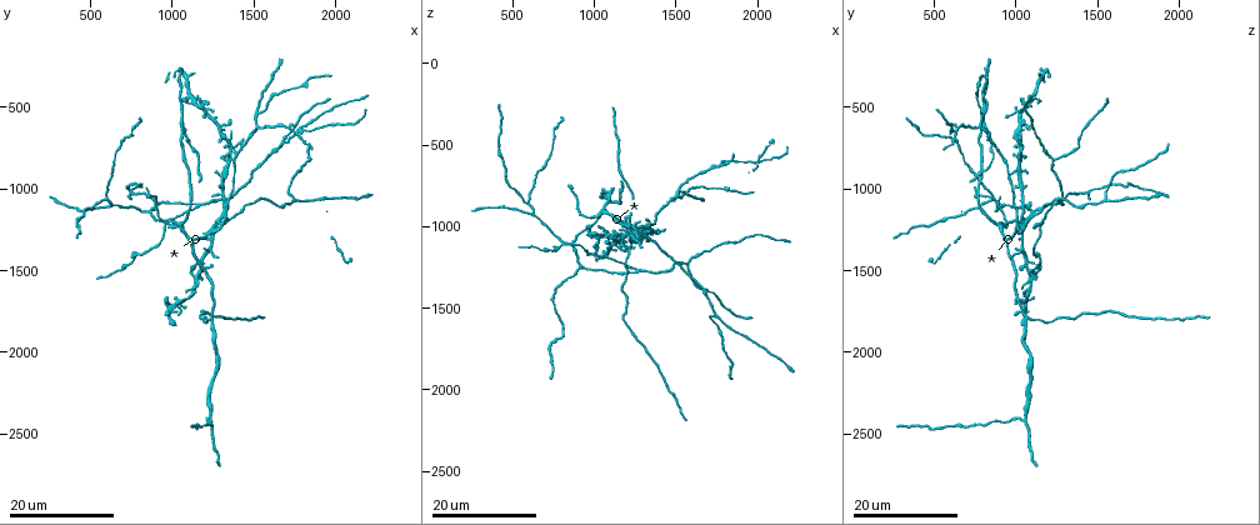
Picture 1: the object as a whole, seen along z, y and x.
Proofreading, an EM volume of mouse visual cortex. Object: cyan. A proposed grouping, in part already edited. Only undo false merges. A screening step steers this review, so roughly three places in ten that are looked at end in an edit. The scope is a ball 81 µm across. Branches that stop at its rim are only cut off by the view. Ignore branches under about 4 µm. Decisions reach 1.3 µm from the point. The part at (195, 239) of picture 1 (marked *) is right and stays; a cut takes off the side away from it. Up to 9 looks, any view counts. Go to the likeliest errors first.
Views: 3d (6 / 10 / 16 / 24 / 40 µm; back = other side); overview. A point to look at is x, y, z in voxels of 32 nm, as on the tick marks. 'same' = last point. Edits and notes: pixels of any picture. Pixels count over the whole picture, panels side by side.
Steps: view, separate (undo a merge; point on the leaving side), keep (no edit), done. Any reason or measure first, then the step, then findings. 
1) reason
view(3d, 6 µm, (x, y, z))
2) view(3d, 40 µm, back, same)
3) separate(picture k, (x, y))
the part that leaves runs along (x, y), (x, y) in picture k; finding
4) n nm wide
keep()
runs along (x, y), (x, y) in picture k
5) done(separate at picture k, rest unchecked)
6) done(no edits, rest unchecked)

three-way junction
view(3d, 24 µm, (1760, 640, 620))

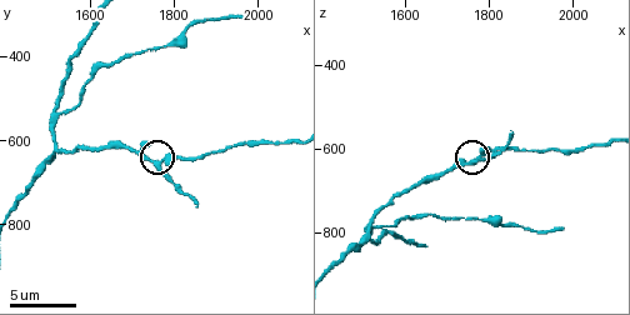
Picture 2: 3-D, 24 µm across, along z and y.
view(3d, 6 µm, (1770, 655, 630))

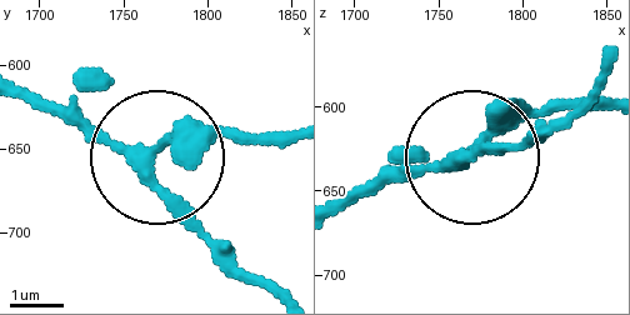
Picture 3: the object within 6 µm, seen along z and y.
side arm 17 µm
keep()
runs along (29, 98), (150, 148), (254, 139) in picture 3; one neuron here

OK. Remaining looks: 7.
three-way junction
view(3d, 24 µm, (1020, 1220, 920))

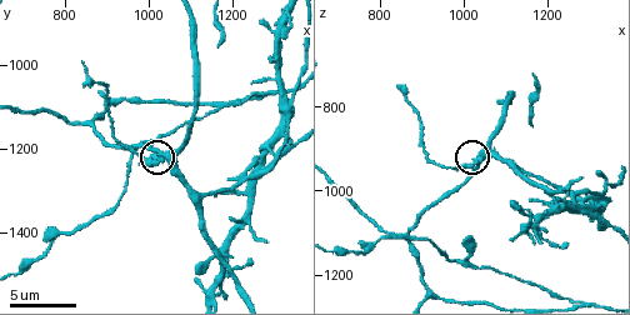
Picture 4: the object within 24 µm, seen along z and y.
view(3d, 6 µm, (1035, 1220, 935))

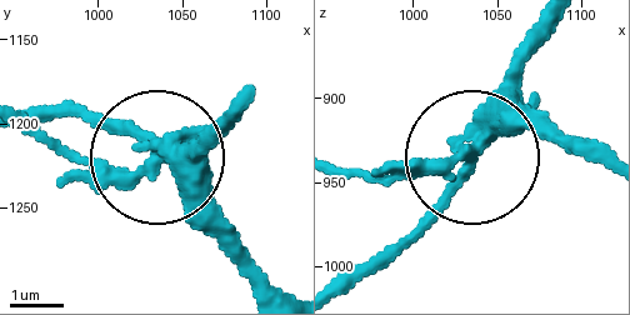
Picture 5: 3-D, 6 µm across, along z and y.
side arm 15 µm; 3 arms
separate(picture 5, (98, 160))
two neurons meet here

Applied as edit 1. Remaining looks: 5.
a fork
view(3d, 16 µm, (620, 1060, 860))

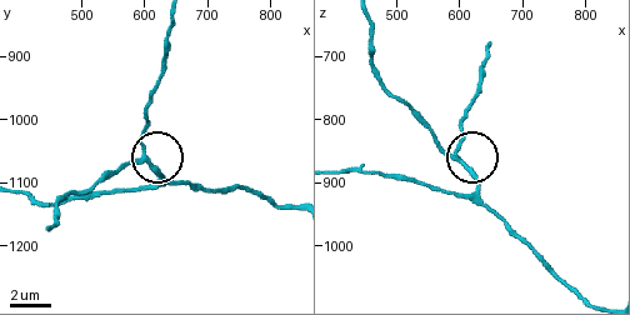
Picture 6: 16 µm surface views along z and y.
view(3d, 10 µm, (595, 1060, 860))

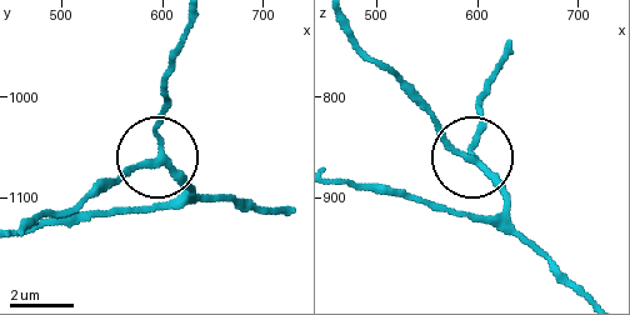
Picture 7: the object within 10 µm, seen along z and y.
3 arms
keep()
runs along (580, 293), (515, 228), (499, 179), (405, 93) in picture 7; one neuron here

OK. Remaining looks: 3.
two arms in line, one across
view(3d, 16 µm, (1060, 600, 820))

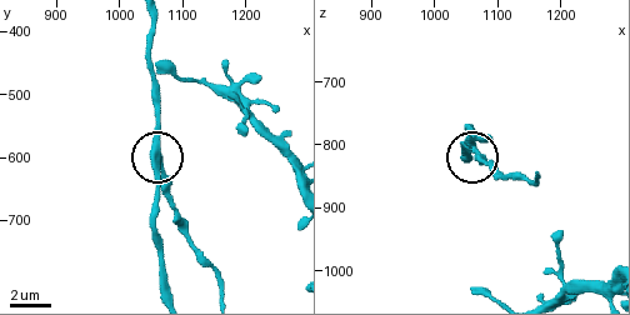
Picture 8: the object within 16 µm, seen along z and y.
view(3d, 6 µm, (1065, 600, 805))

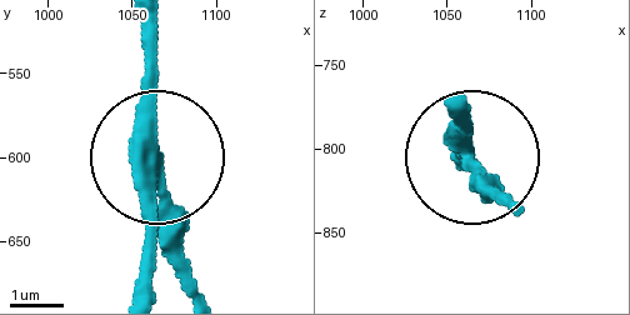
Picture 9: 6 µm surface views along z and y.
300 nm wide
separate(picture 9, (169, 234))
the part that leaves runs along (151, 168), (184, 285) in picture 9; a second neuron is stuck on

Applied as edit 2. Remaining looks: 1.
done(separate at picture 5, separate at picture 9, rest unchecked)

